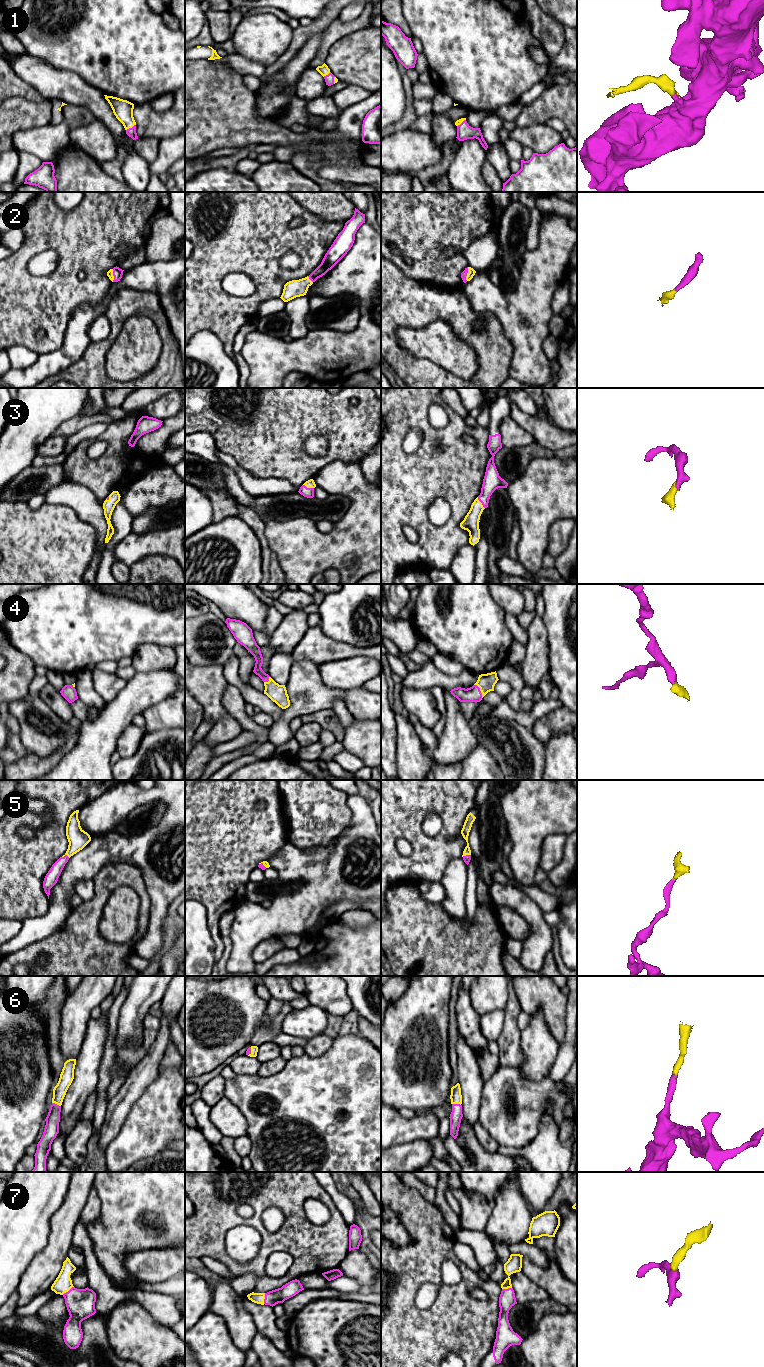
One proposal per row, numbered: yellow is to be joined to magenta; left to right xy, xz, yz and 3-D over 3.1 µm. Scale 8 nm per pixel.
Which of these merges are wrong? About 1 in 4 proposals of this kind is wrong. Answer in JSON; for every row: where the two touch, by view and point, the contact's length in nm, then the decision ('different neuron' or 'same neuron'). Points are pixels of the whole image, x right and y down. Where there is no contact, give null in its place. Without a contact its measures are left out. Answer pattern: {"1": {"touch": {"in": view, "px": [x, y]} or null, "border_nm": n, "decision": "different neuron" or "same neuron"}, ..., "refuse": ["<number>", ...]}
{"1": {"touch": {"in": "xy", "px": [130, 128]}, "border_nm": 90, "decision": "same neuron"}, "2": {"touch": {"in": "yz", "px": [466, 274]}, "border_nm": 110, "decision": "same neuron"}, "3": {"touch": {"in": "yz", "px": [481, 502]}, "border_nm": 110, "decision": "same neuron"}, "4": {"touch": {"in": "yz", "px": [480, 691]}, "border_nm": 140, "decision": "same neuron"}, "5": {"touch": {"in": "xy", "px": [66, 855]}, "border_nm": 60, "decision": "same neuron"}, "6": {"touch": {"in": "xy", "px": [56, 1104]}, "border_nm": 80, "decision": "same neuron"}, "7": {"touch": {"in": "xy", "px": [68, 1291]}, "border_nm": 120, "decision": "same neuron"}, "refuse": []}

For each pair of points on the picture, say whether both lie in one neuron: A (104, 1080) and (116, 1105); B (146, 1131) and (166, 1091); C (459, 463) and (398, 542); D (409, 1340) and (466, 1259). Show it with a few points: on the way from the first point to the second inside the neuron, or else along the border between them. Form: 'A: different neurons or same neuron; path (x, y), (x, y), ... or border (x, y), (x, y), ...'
A: different neurons; border (108, 1101), (102, 1124)
B: same neuron; path (153, 1121), (157, 1116), (161, 1101)
C: same neuron; path (438, 480), (397, 521)
D: different neurons; border (454, 1241), (454, 1254), (477, 1273)

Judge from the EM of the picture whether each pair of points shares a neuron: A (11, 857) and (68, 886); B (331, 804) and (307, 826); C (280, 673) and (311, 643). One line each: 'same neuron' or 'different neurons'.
A: different neurons
B: same neuron
C: different neurons

